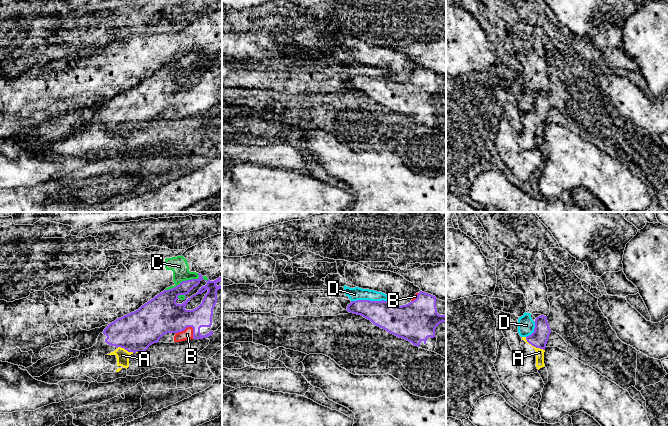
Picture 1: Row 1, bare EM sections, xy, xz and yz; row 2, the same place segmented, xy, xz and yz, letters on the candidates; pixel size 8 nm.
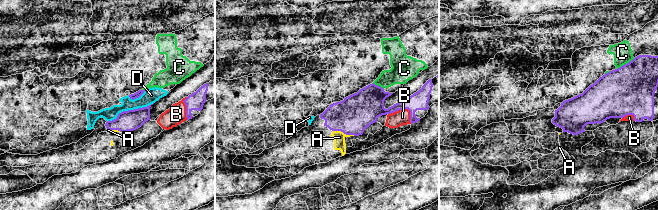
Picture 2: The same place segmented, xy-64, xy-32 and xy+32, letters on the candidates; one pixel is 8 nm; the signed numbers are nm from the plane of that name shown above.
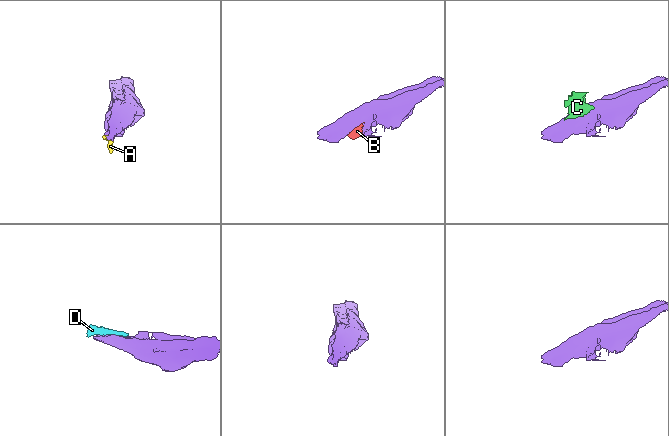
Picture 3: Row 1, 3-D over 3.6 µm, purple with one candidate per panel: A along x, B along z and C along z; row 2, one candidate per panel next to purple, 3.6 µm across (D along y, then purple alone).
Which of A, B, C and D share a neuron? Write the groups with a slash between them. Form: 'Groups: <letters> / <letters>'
Groups: A B / C D

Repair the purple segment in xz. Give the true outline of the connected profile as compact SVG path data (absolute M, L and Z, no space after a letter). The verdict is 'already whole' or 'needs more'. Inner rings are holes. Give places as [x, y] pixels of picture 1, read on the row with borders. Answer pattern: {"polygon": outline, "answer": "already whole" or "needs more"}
{"polygon": "M420 291L411 302L396 306L389 301L357 300L348 304L348 312L361 315L374 325L399 338L411 342L419 348L435 352L446 358L446 302Z", "answer": "needs more"}

